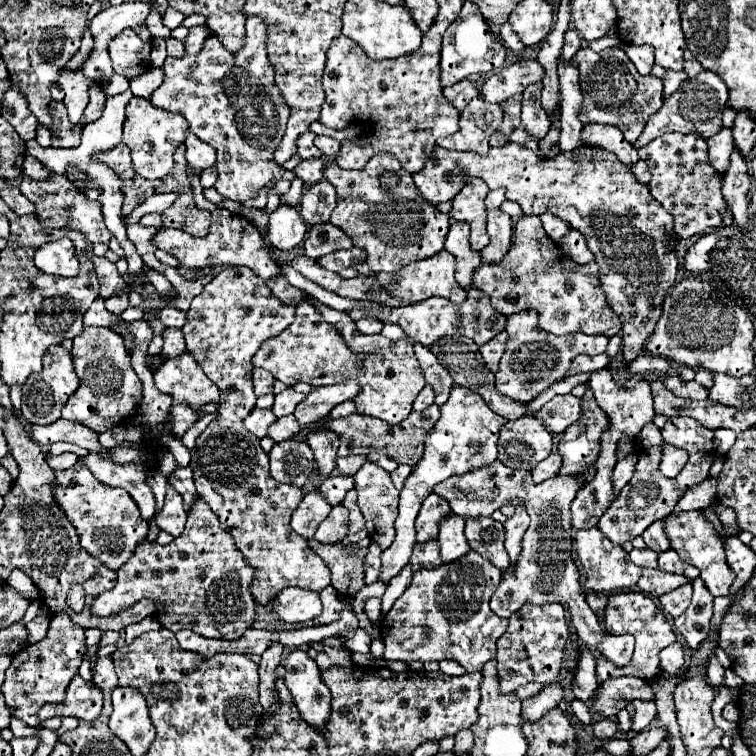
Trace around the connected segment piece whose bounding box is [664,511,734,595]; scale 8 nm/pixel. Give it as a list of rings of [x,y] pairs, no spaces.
[[[682,511],[678,515],[668,515],[664,519],[664,531],[670,539],[670,547],[686,563],[700,569],[700,579],[708,581],[708,591],[712,591],[712,595],[728,595],[728,589],[734,581],[732,569],[728,569],[724,557],[724,541],[714,529],[714,525],[704,517],[704,511]]]

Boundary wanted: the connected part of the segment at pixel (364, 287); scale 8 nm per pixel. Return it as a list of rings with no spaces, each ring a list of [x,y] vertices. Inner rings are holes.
[[[446,249],[432,259],[416,261],[416,263],[412,263],[412,265],[408,265],[396,273],[374,273],[371,276],[359,274],[350,279],[342,279],[340,275],[326,271],[324,267],[316,265],[314,259],[304,257],[304,255],[294,259],[292,267],[296,271],[300,271],[306,279],[318,283],[322,289],[332,291],[340,297],[348,297],[348,299],[356,299],[356,301],[374,301],[374,303],[382,303],[382,305],[390,305],[390,307],[412,305],[418,301],[426,301],[430,297],[444,297],[444,299],[450,299],[452,303],[460,303],[466,297],[466,291],[460,289],[456,285],[456,279],[454,279],[456,257],[452,257],[452,253],[448,253]]]

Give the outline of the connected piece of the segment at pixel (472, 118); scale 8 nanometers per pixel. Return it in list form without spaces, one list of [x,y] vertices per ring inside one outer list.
[[[482,97],[472,99],[460,115],[460,129],[452,137],[438,139],[444,149],[488,153],[488,139],[502,123],[500,105],[490,105]]]

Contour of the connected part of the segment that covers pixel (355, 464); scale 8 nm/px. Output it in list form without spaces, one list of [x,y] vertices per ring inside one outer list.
[[[350,455],[350,457],[338,457],[336,459],[336,467],[338,467],[338,471],[342,473],[342,475],[354,475],[360,467],[362,467],[362,463],[366,461],[366,457],[364,455]]]

